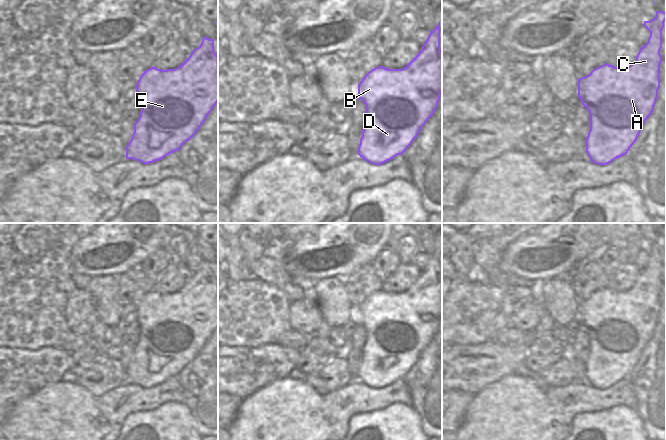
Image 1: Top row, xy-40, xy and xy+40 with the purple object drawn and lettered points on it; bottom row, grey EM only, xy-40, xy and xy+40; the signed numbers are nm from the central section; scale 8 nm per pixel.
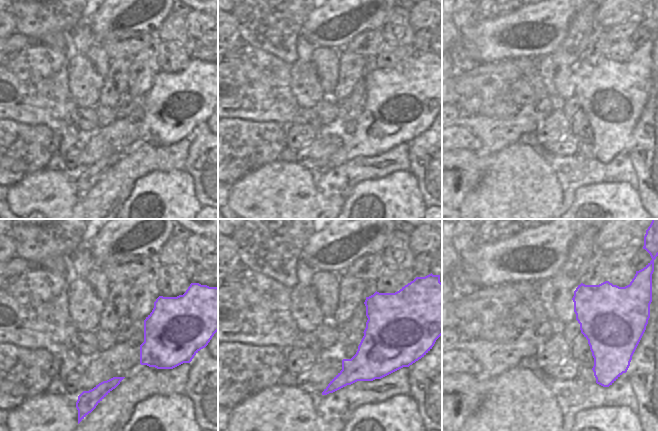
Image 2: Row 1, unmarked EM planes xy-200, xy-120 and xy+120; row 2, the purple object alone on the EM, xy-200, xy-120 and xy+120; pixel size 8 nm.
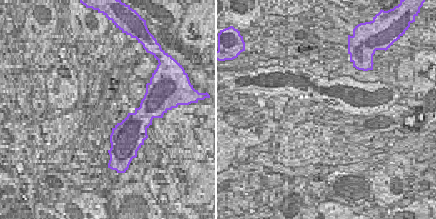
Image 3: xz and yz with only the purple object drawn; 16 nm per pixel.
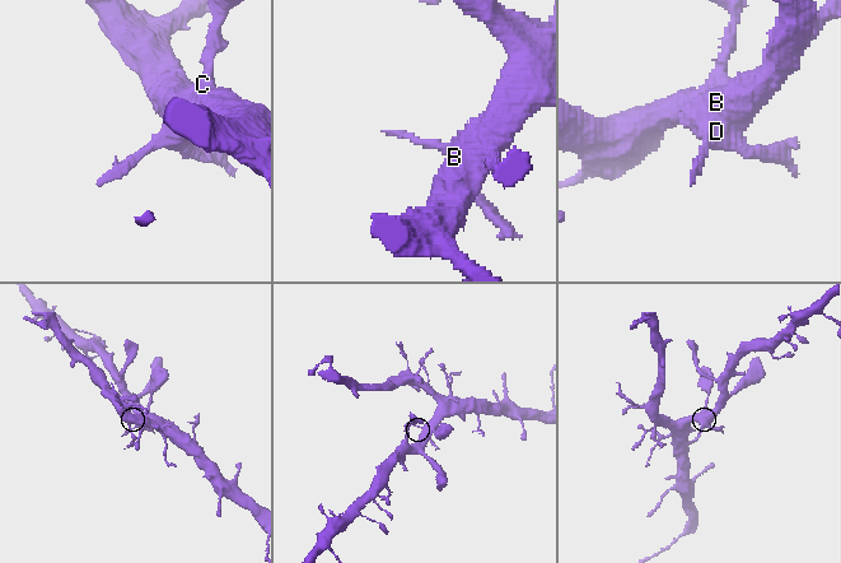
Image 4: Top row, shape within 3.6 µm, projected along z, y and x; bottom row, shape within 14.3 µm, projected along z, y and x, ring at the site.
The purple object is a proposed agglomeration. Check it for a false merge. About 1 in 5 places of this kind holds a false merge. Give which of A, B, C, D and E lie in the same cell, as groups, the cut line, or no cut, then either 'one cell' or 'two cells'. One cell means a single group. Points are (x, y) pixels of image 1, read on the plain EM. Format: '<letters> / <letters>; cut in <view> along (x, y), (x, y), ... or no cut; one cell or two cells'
A B C D E; no cut; one cell

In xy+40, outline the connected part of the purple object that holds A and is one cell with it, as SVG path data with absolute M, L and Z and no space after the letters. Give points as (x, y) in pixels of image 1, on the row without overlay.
M656 235L653 243L644 245L643 251L650 256L650 260L631 289L615 291L605 287L578 303L578 321L590 338L586 376L590 385L597 389L607 389L626 379L654 334L660 312L660 274L665 245L666 237L663 235Z

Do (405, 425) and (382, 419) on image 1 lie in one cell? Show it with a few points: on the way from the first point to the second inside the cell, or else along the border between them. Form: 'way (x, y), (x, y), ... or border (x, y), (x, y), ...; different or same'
way (399, 425), (388, 425); same

